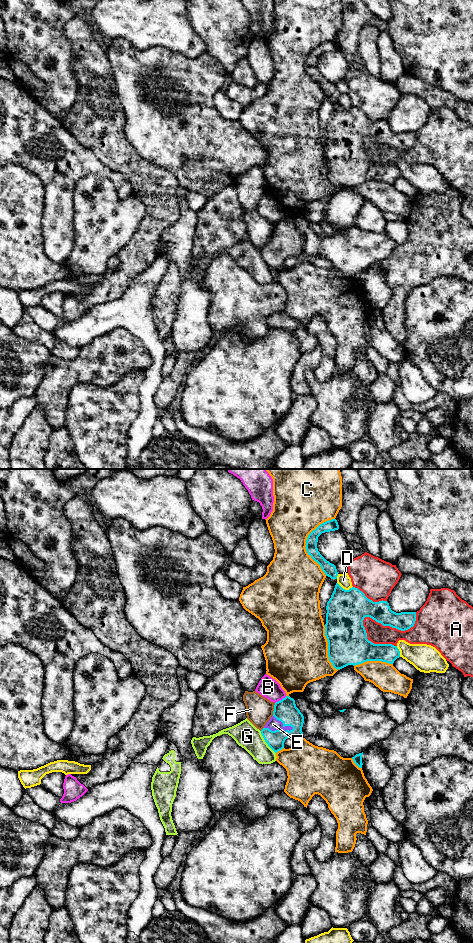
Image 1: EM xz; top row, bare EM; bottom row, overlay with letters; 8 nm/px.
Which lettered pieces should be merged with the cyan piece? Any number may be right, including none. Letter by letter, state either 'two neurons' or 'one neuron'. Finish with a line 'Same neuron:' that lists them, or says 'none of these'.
A: two neurons
B: two neurons
C: two neurons
D: two neurons
E: one neuron
F: two neurons
G: two neurons
Same neuron: E

